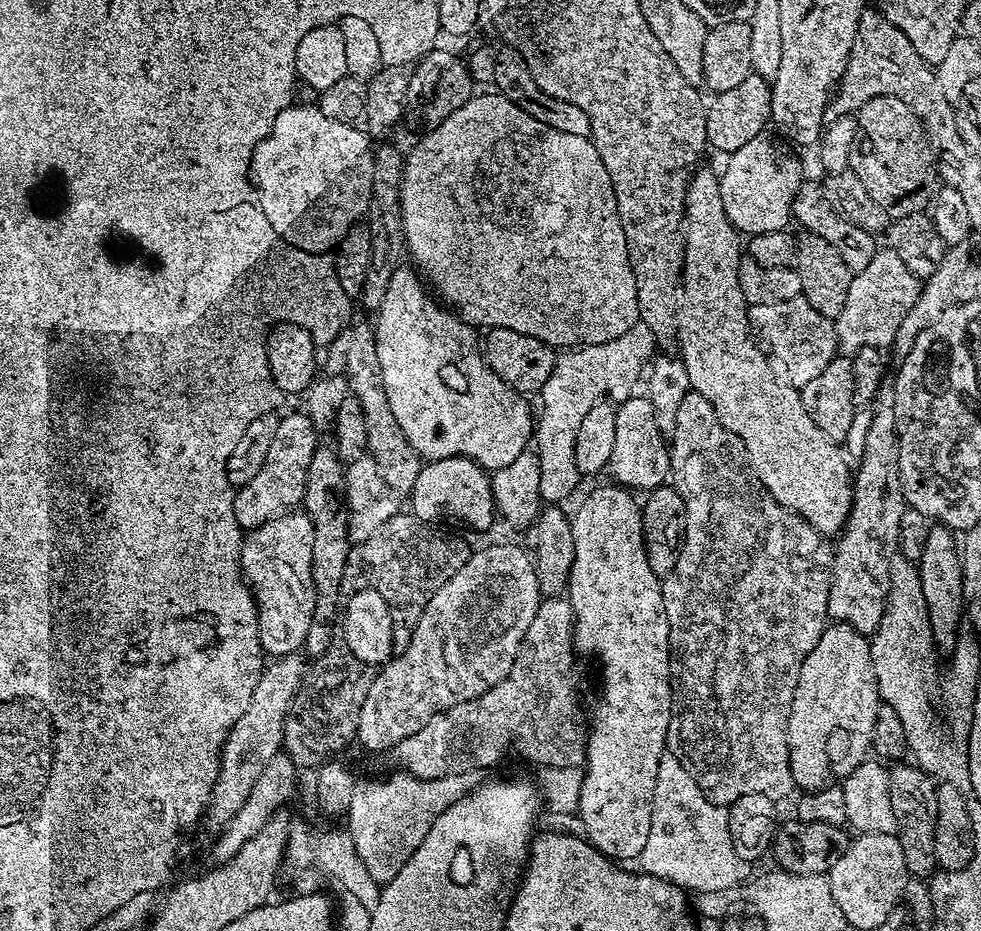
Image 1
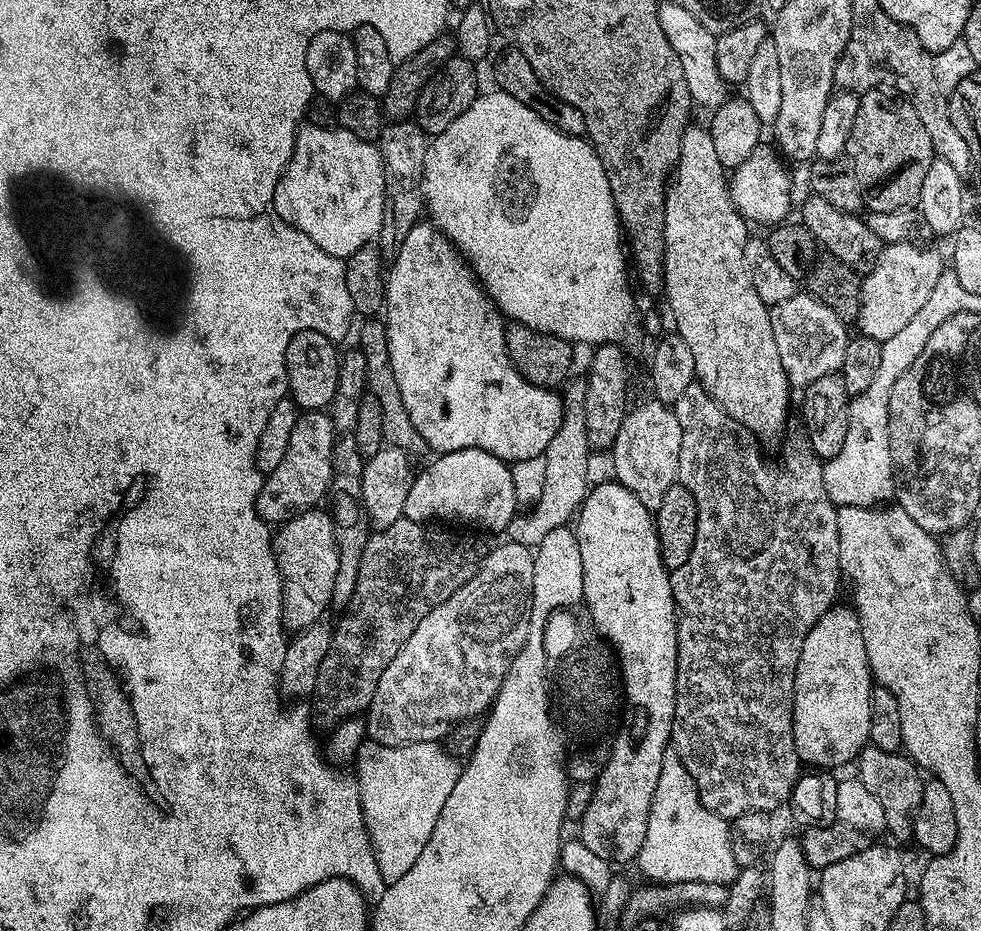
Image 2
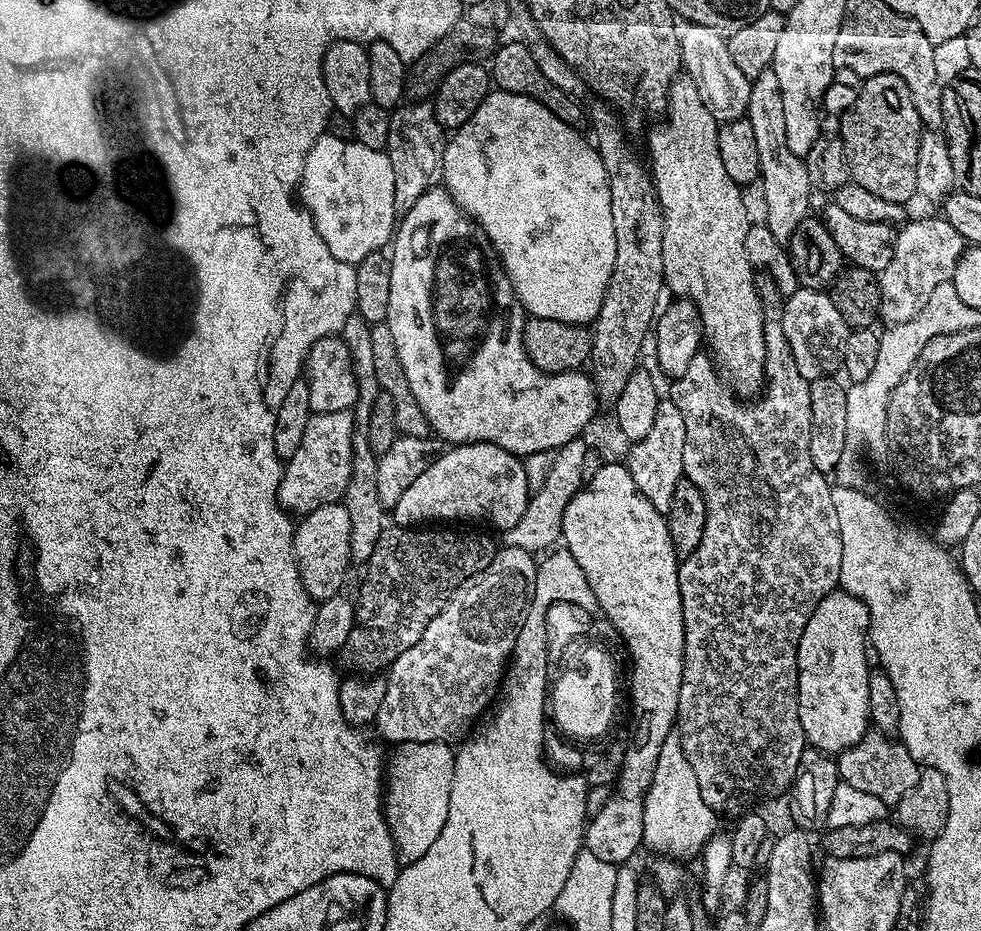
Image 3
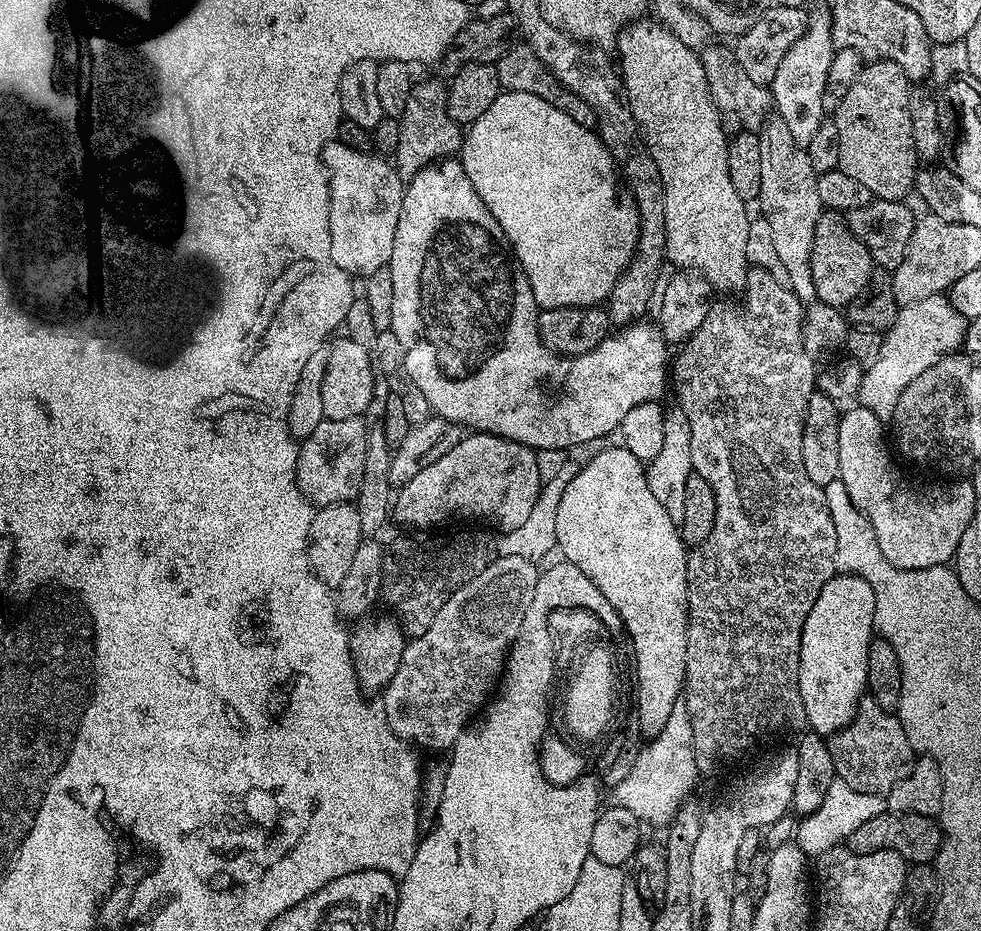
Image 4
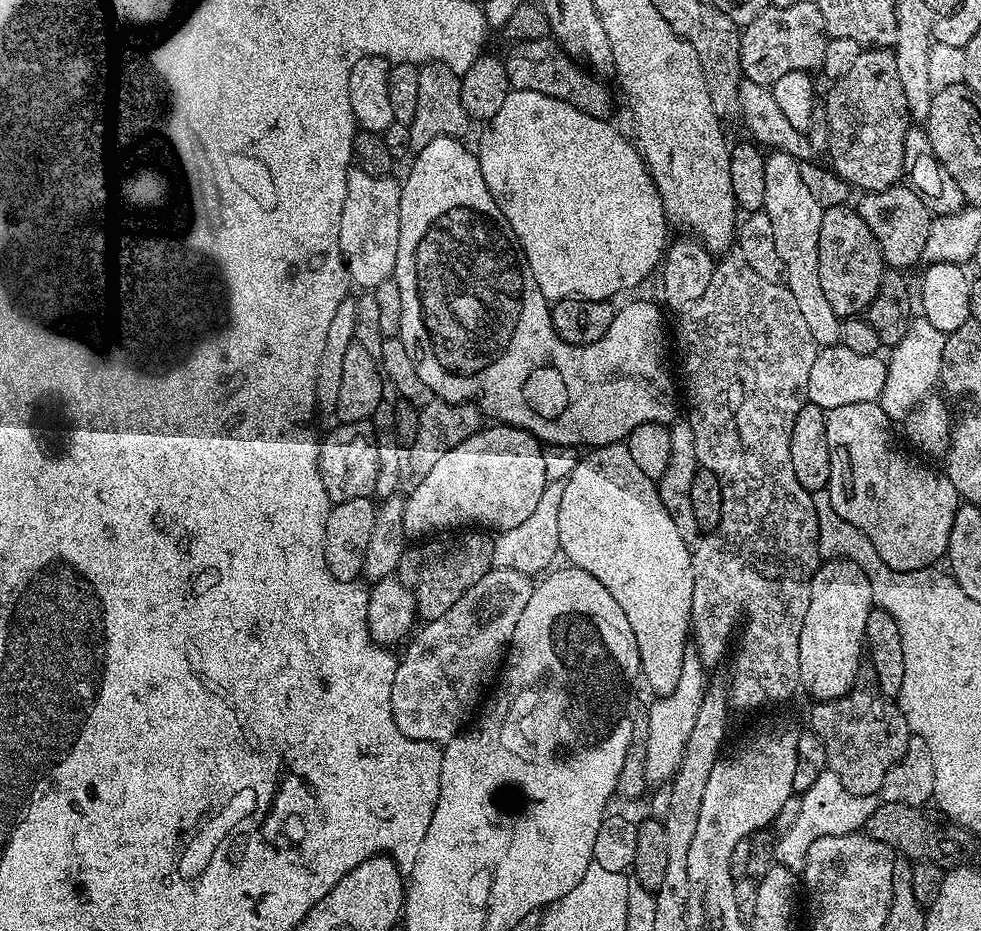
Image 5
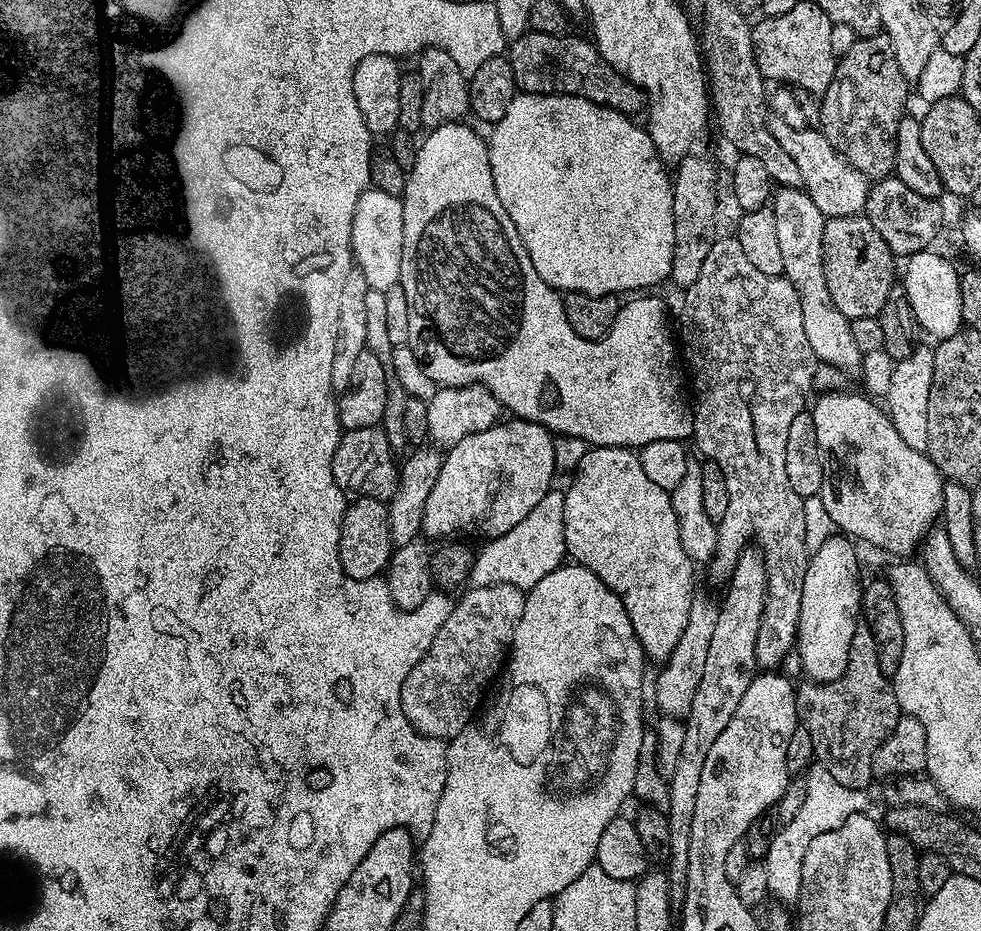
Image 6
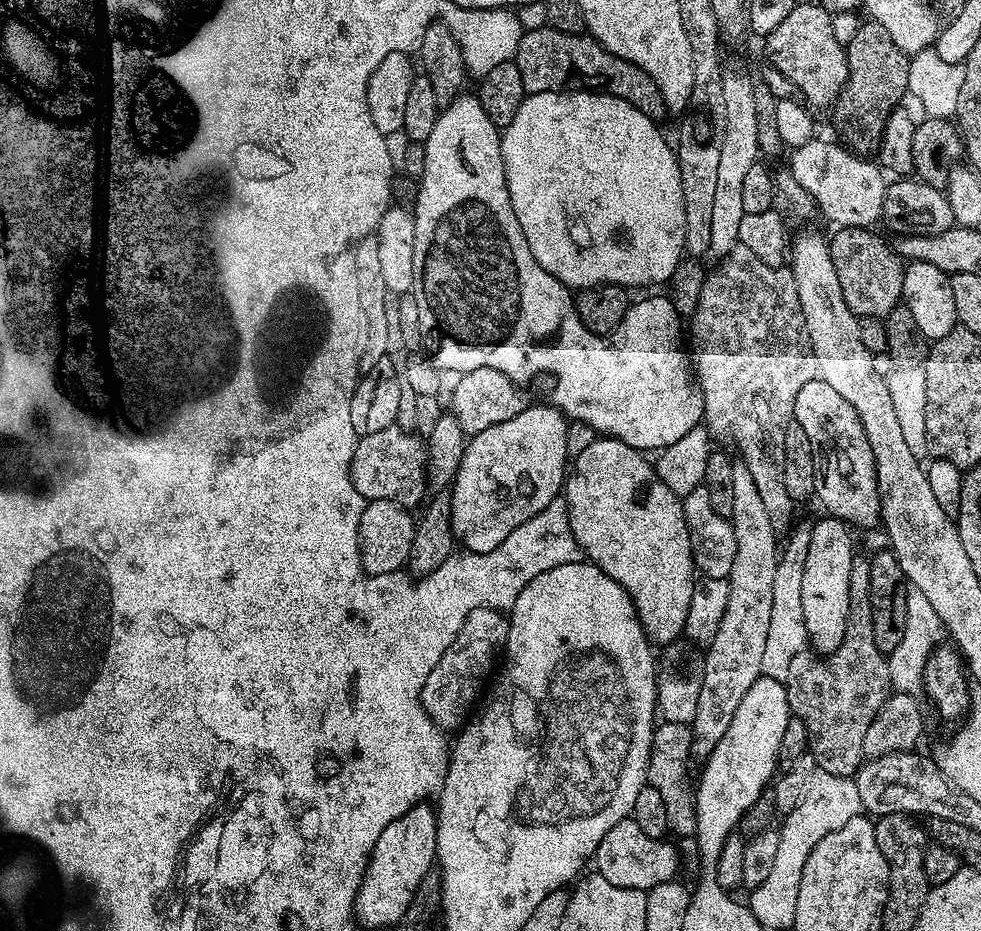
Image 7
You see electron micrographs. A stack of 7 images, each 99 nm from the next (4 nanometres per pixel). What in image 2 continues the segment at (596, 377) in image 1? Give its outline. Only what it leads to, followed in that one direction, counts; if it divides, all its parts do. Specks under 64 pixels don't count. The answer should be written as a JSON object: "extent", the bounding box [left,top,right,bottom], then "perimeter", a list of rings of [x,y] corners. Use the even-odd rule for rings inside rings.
{"extent":[506,387,590,549],"perimeter":[[[579,387],[563,393],[564,417],[562,426],[558,426],[558,434],[550,438],[550,446],[546,446],[543,456],[546,458],[546,482],[542,486],[542,498],[531,505],[525,514],[518,514],[508,523],[506,536],[511,543],[521,544],[535,549],[550,534],[550,530],[565,527],[580,510],[585,496],[590,491],[588,484],[588,439],[586,438],[586,422],[584,421],[584,393]]]}

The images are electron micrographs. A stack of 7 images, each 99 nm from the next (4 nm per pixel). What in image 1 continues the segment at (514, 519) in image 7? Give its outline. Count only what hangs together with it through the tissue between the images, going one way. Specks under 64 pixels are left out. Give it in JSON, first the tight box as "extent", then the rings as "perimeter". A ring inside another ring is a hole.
{"extent":[411,456,498,532],"perimeter":[[[464,456],[427,461],[420,469],[418,482],[414,482],[411,500],[411,515],[417,516],[423,524],[433,526],[473,528],[476,532],[484,532],[498,516],[491,475],[481,464],[475,464]]]}

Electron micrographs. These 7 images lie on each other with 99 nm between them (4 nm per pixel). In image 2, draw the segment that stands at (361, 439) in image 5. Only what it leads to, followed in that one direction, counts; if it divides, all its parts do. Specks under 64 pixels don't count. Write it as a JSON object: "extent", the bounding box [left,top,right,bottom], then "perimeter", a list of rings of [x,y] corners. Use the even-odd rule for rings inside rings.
{"extent":[256,410,336,526],"perimeter":[[[304,410],[297,415],[294,431],[290,433],[290,446],[286,446],[286,456],[272,472],[264,476],[264,484],[256,499],[256,513],[265,524],[279,526],[303,512],[317,507],[320,499],[333,487],[332,451],[336,441],[336,431],[332,419],[324,410]]]}

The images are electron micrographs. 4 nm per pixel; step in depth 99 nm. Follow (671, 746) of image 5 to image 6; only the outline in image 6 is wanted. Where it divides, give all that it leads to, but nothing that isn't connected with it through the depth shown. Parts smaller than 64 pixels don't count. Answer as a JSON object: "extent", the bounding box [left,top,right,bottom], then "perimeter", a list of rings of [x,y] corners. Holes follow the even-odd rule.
{"extent":[656,591,719,717],"perimeter":[[[697,591],[692,597],[692,605],[686,614],[686,627],[682,629],[682,638],[674,646],[674,654],[663,661],[660,673],[656,676],[656,704],[668,716],[687,717],[694,702],[694,693],[698,682],[702,682],[702,670],[706,666],[706,657],[710,651],[710,637],[714,635],[714,625],[718,622],[719,603],[711,600],[706,593]]]}

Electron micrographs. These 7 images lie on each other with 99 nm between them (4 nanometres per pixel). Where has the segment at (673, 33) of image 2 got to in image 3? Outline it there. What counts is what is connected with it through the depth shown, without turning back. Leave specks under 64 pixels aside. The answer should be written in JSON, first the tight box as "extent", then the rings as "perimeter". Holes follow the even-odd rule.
{"extent":[678,23,752,122],"perimeter":[[[685,23],[679,29],[678,35],[683,71],[694,82],[694,86],[698,86],[698,94],[702,94],[706,110],[714,114],[717,122],[741,119],[748,111],[752,80],[746,74],[742,74],[742,70],[738,70],[733,56],[730,55],[725,33],[710,30],[710,26]]]}

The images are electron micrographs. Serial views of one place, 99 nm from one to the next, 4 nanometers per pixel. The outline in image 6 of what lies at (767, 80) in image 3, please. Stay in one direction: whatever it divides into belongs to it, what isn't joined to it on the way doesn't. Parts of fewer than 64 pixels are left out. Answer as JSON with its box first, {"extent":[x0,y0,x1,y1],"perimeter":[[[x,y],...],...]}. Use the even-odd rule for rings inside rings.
{"extent":[770,187,862,374],"perimeter":[[[781,187],[773,195],[770,207],[778,225],[783,277],[794,286],[794,290],[798,290],[798,302],[802,302],[802,323],[810,350],[814,350],[820,364],[832,364],[844,374],[855,373],[861,367],[862,354],[854,342],[854,334],[850,334],[852,321],[842,314],[842,310],[838,310],[838,306],[834,306],[834,298],[830,298],[830,289],[826,286],[822,254],[822,230],[826,218],[822,210],[814,206],[807,192],[789,187]]]}

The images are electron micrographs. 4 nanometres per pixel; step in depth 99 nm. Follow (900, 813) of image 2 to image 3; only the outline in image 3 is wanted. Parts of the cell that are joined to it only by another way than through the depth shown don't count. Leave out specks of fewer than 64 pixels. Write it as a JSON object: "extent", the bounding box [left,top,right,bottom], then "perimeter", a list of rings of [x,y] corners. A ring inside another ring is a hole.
{"extent":[836,730,922,806],"perimeter":[[[869,730],[858,743],[839,753],[836,769],[839,770],[843,783],[858,790],[866,790],[866,794],[874,794],[890,806],[896,805],[902,794],[906,794],[906,790],[918,782],[922,771],[921,765],[916,763],[910,750],[906,750],[899,739],[875,730]]]}

